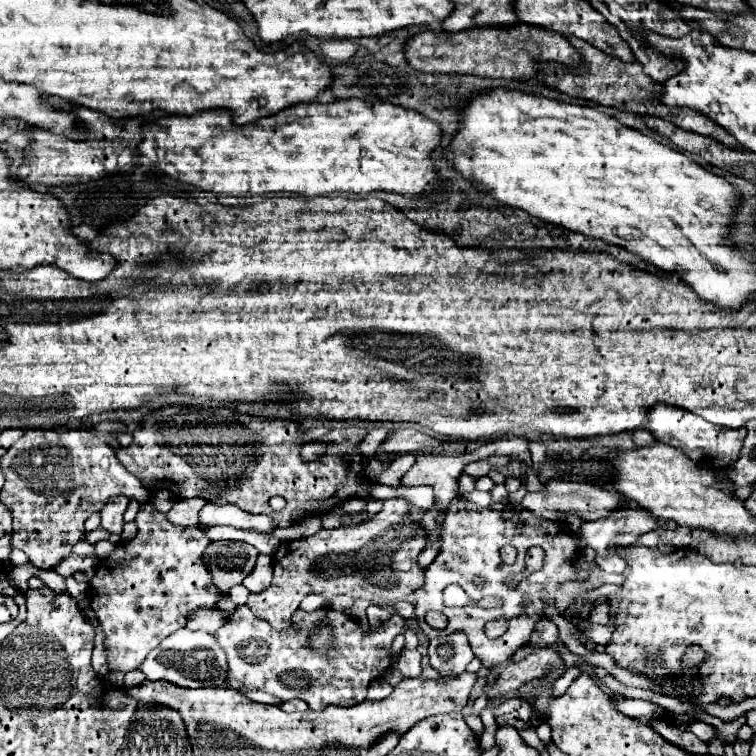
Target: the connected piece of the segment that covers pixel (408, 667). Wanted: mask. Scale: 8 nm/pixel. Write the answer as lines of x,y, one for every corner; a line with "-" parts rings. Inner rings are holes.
403,650
397,660
395,668
405,676
405,678
415,678
421,674
421,654
417,650

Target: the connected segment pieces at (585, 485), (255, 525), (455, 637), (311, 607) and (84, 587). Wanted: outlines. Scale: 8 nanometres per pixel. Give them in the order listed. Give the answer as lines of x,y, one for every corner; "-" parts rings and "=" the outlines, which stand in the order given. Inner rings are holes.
549,480
545,492
527,494
523,498
523,506
535,512
541,518
547,520
561,520
561,514
579,516
583,520
601,520
603,516
609,516
609,512
617,512
619,508
619,496
615,492
609,492
601,486
595,486
591,482
565,482
565,480
=
209,502
199,512
201,524
225,524
239,530
257,530
257,532
269,532
275,528
275,522
265,514
249,514
237,508
235,504
215,504
=
453,632
429,642
429,658
431,666
443,676
457,676
459,672
465,672
467,664
473,660
473,652
463,632
=
310,594
300,604
299,608
305,612
313,612
326,606
323,598
317,594
=
72,576
65,578
65,583
69,594
77,600
89,595
90,586
86,583
77,583

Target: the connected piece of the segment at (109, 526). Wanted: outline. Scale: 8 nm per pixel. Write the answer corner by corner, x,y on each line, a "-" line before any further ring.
111,496
101,510
101,526
111,534
121,534
123,530
123,514
127,510
127,496

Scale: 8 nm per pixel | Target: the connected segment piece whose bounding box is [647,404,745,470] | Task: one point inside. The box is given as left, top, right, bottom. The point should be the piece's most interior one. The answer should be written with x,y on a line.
700,440

